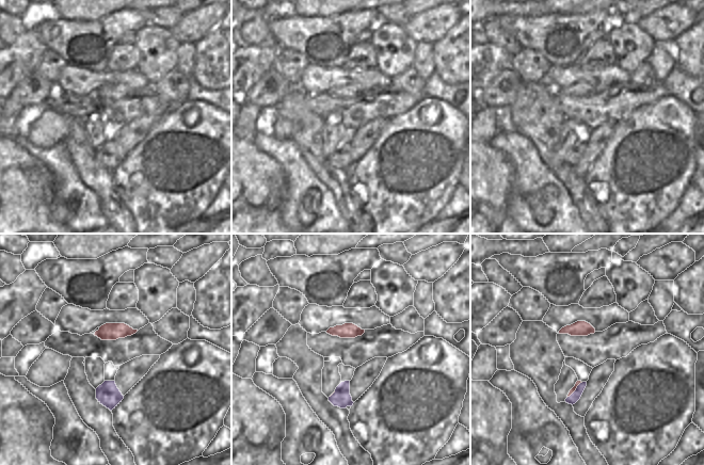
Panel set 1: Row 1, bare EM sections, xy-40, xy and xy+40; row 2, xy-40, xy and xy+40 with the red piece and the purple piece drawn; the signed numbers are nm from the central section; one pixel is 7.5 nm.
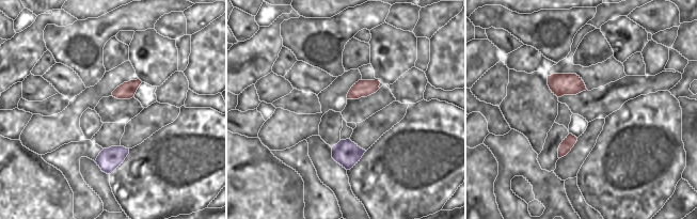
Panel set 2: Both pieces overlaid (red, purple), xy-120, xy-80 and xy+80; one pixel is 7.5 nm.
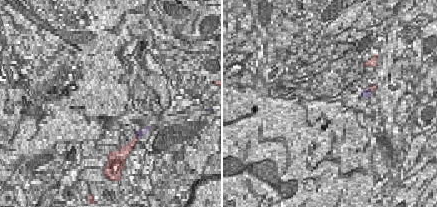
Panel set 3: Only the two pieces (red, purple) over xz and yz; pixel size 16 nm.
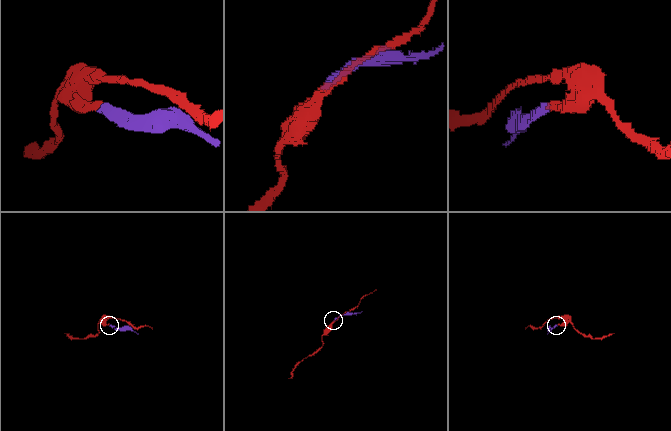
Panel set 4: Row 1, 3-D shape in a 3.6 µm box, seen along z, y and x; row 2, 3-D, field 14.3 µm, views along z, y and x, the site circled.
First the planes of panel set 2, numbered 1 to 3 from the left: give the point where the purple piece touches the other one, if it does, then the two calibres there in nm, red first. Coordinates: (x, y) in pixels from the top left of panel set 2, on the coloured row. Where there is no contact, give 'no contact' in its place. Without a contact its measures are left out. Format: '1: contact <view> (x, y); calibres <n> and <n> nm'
1: no contact
2: no contact
3: no contact

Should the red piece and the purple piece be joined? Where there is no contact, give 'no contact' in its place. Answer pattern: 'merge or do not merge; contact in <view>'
do not merge; contact in xy+40

